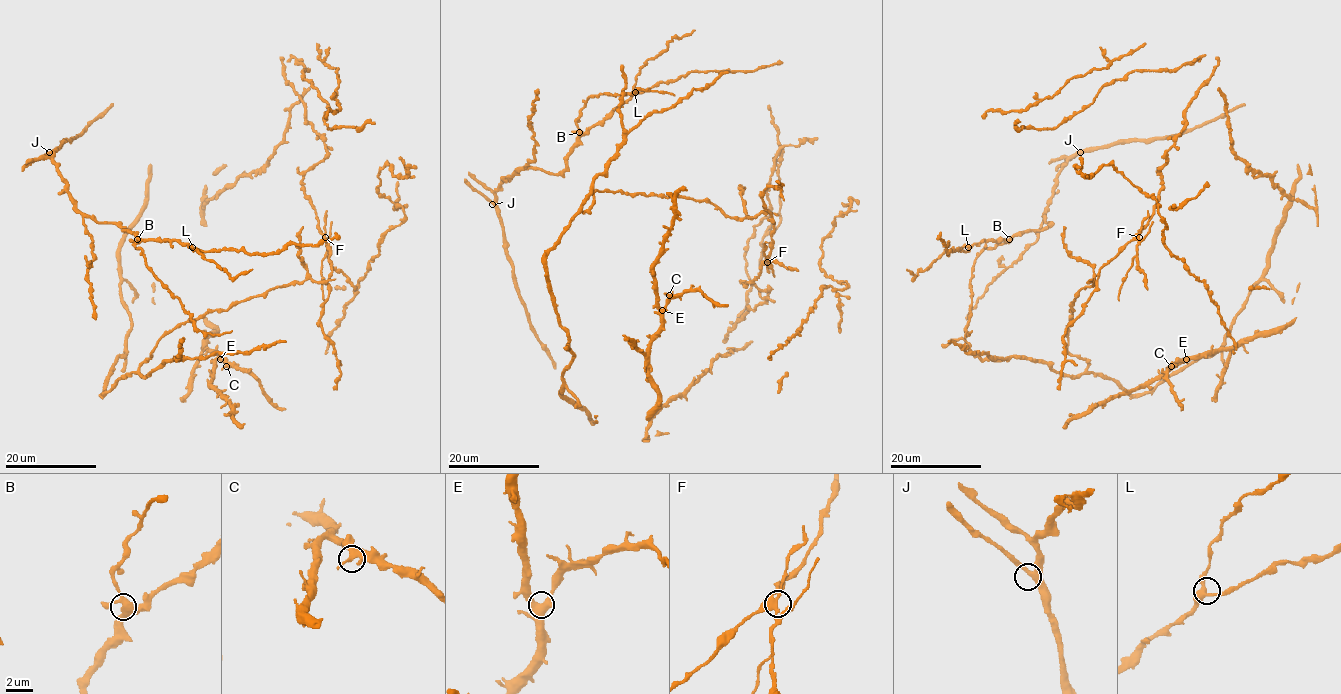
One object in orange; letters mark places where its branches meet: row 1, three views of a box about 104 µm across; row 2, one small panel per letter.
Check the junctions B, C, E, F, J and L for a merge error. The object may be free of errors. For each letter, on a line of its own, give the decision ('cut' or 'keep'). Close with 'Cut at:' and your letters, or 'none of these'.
B: keep
C: keep
E: keep
F: cut
J: keep
L: keep
Cut at: F

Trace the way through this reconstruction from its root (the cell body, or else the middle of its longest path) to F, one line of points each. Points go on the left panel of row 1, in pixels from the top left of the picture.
F: (241, 300), (264, 295), (272, 289), (302, 283), (308, 278), (325, 283), (332, 270), (330, 247), (325, 237)

